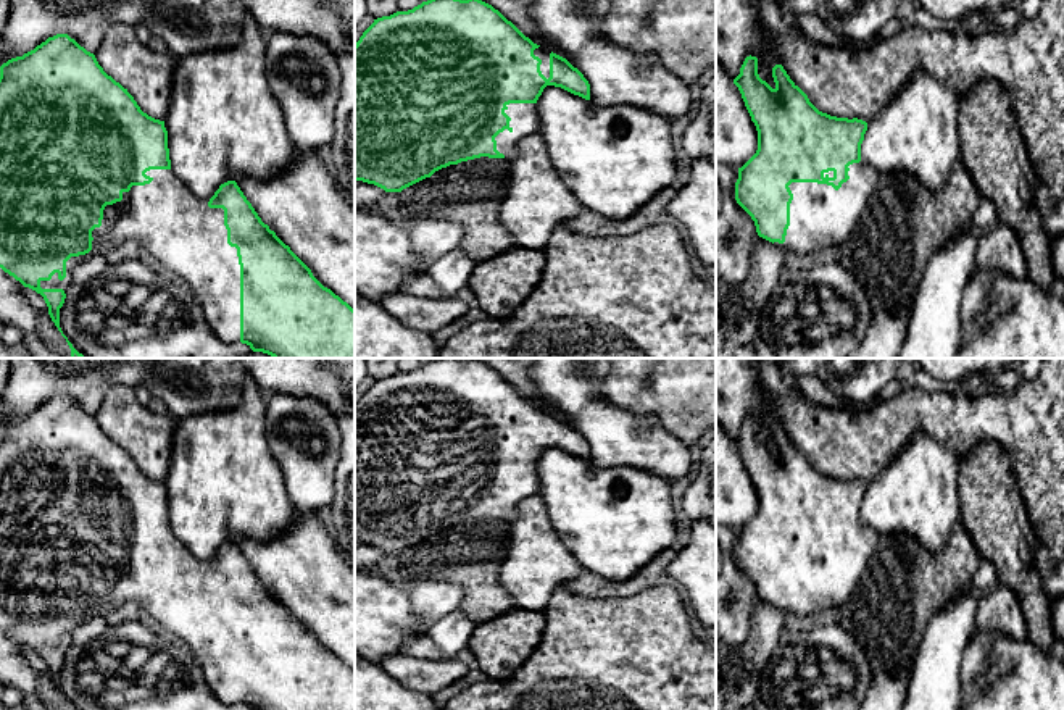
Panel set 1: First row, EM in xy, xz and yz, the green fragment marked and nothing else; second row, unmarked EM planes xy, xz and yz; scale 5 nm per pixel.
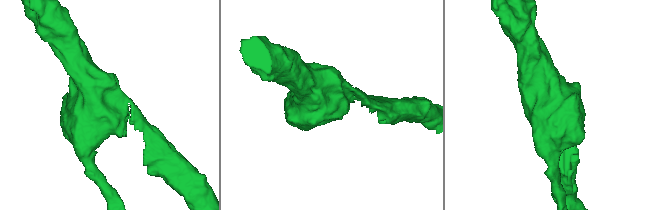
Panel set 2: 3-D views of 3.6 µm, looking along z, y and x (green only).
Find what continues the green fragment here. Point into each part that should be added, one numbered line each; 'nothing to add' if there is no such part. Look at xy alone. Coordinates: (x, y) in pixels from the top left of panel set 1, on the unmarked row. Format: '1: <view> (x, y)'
1: xy (165, 580)

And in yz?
1: yz (821, 580)

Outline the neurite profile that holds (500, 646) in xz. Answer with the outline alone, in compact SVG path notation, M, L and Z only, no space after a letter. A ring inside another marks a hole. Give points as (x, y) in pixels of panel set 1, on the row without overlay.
M516 608L495 620L477 623L469 650L488 679L508 679L540 644L545 629L542 612Z

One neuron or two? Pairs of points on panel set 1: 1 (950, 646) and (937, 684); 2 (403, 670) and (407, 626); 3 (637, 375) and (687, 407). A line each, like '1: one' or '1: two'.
1: one
2: two
3: one

